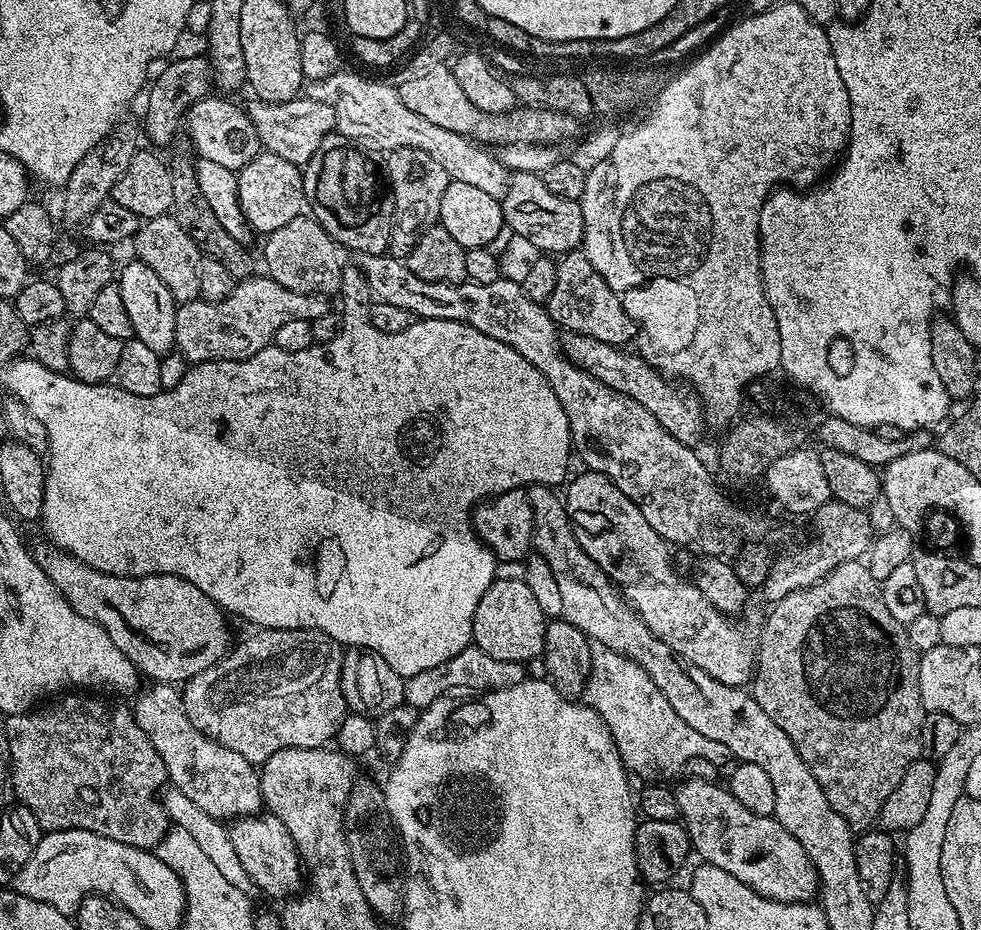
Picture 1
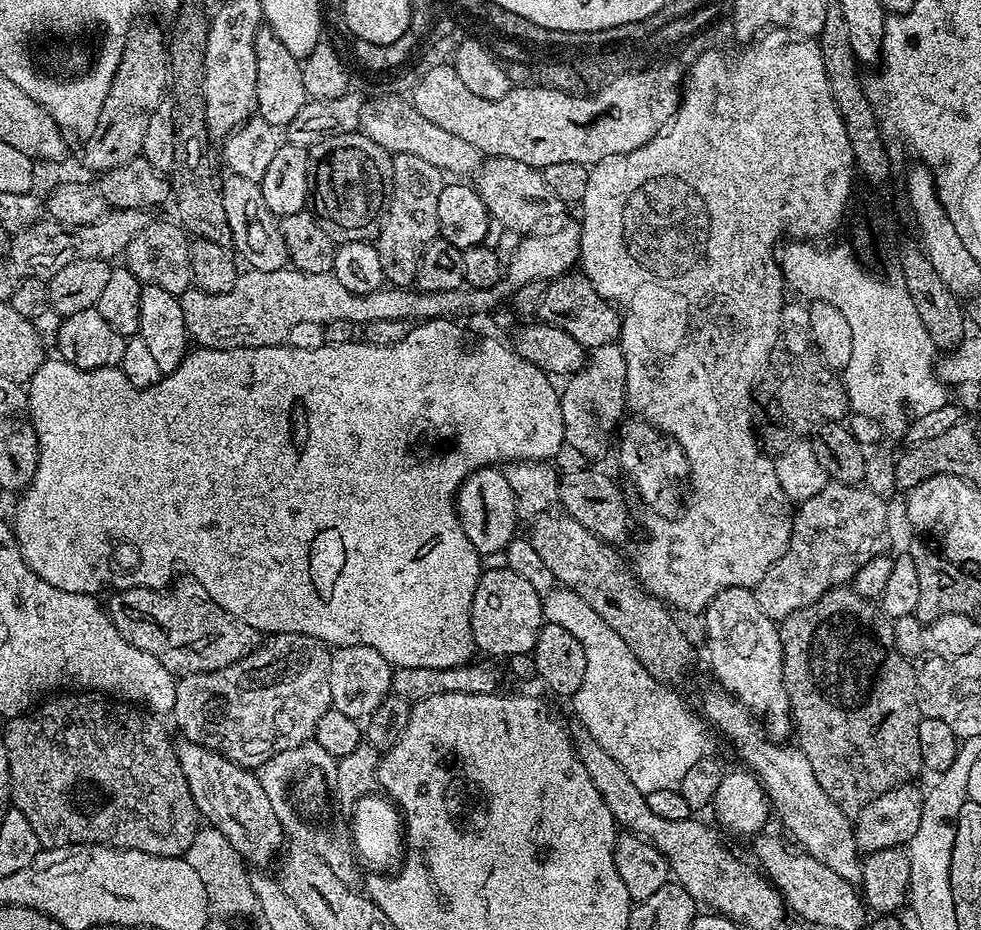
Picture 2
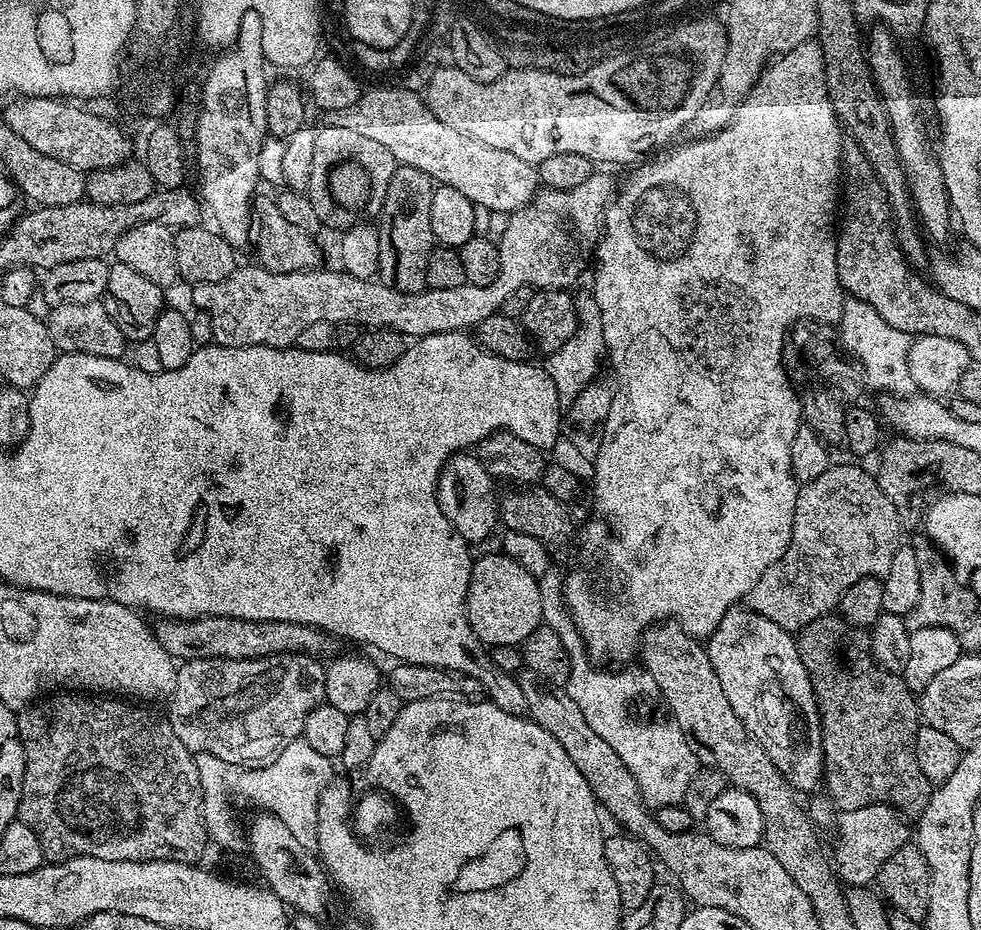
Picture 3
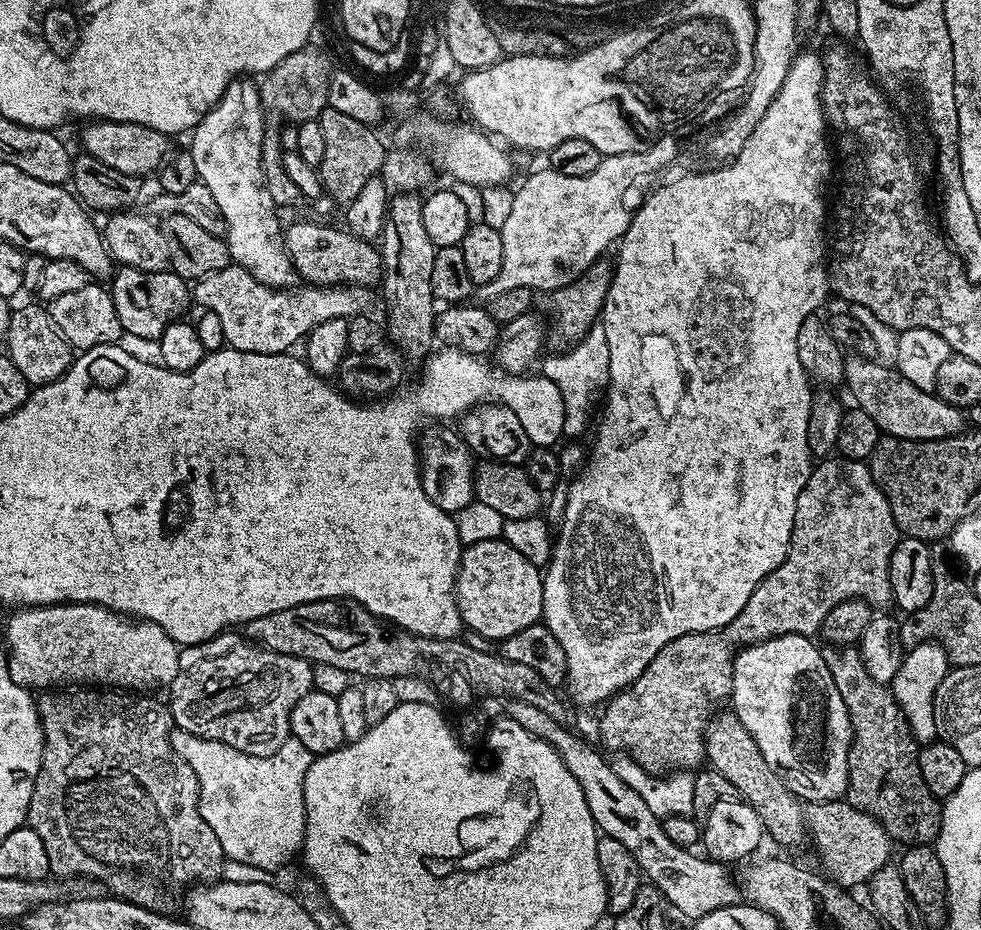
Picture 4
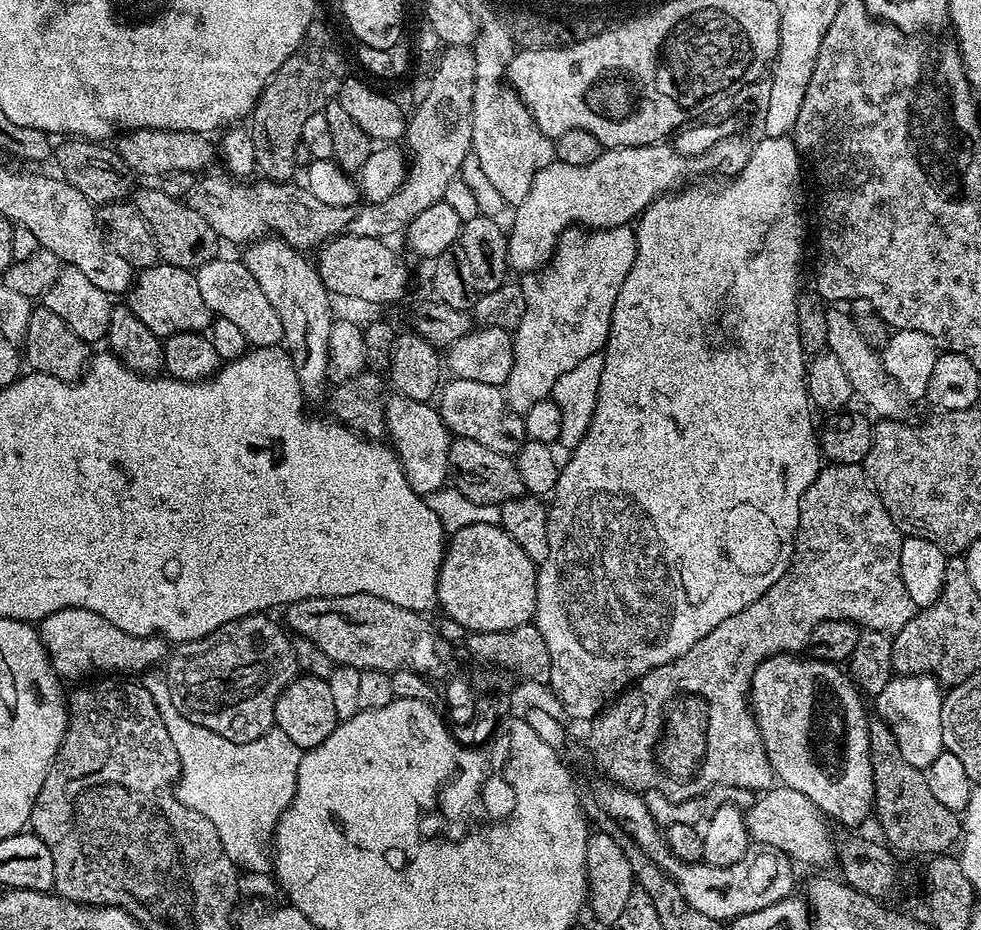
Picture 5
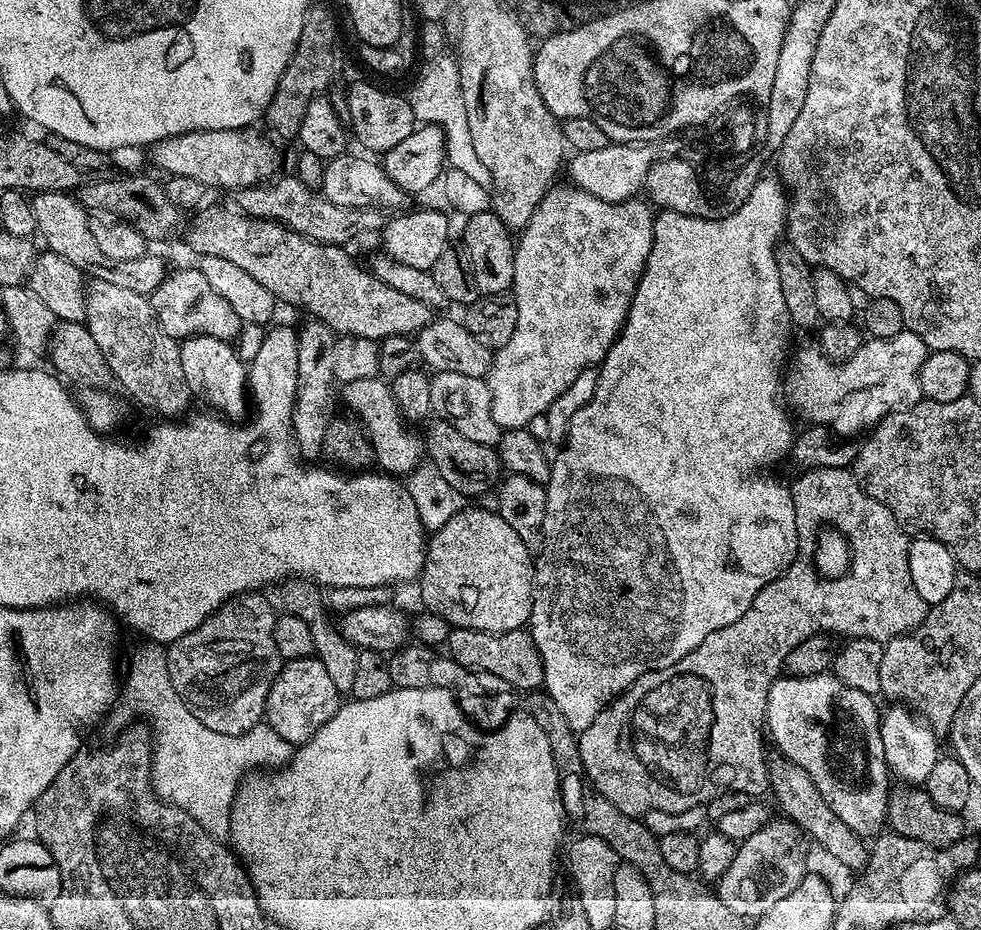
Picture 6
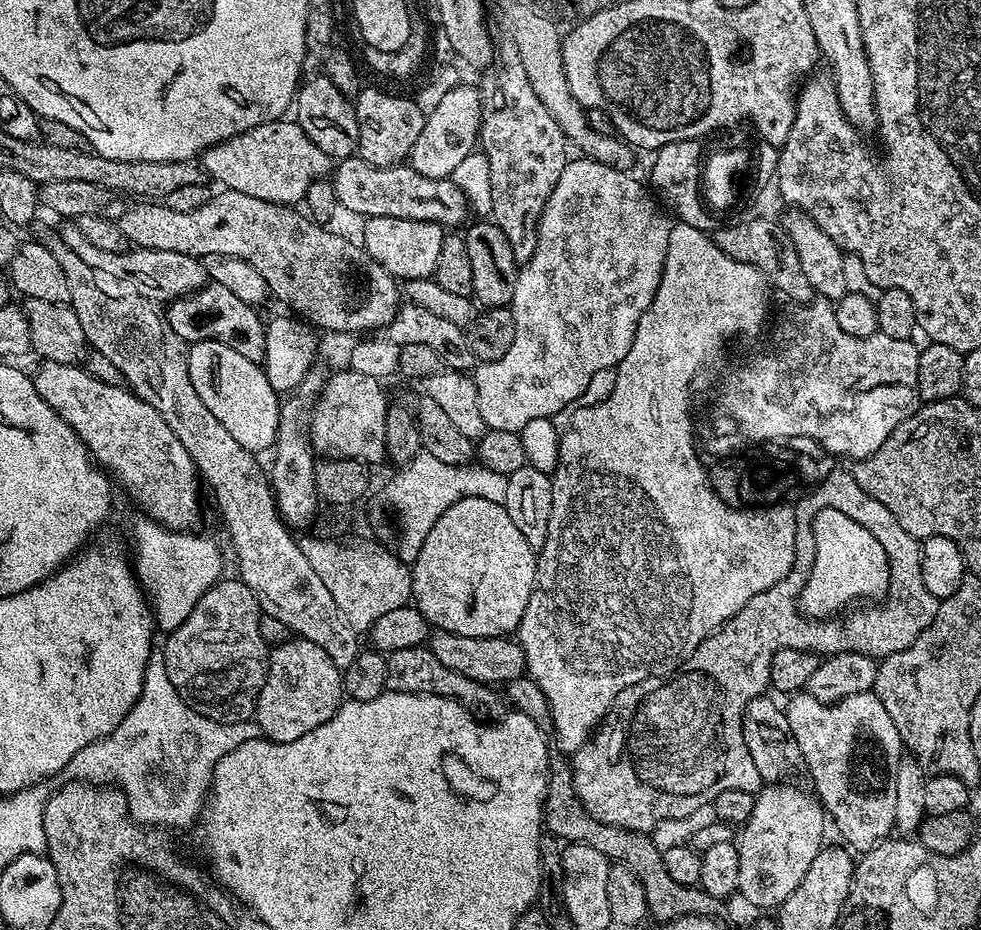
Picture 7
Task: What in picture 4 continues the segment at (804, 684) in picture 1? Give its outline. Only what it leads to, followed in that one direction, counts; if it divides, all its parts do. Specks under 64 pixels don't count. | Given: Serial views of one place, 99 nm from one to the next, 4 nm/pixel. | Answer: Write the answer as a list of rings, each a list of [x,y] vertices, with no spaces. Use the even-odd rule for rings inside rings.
[[[840,646],[824,652],[827,675],[840,695],[843,711],[848,712],[852,729],[852,745],[848,750],[848,791],[846,799],[858,810],[879,820],[893,841],[901,845],[931,845],[940,833],[941,801],[926,786],[922,770],[918,770],[918,742],[908,729],[891,687],[874,682],[862,666],[860,649]]]

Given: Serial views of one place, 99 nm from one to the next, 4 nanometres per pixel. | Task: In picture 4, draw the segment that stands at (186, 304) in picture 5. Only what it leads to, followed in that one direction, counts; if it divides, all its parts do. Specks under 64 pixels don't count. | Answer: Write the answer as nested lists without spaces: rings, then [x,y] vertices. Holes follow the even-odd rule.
[[[121,267],[111,277],[110,291],[118,322],[125,333],[140,340],[159,341],[166,326],[177,323],[190,304],[190,284],[176,272],[143,272],[137,268]]]

